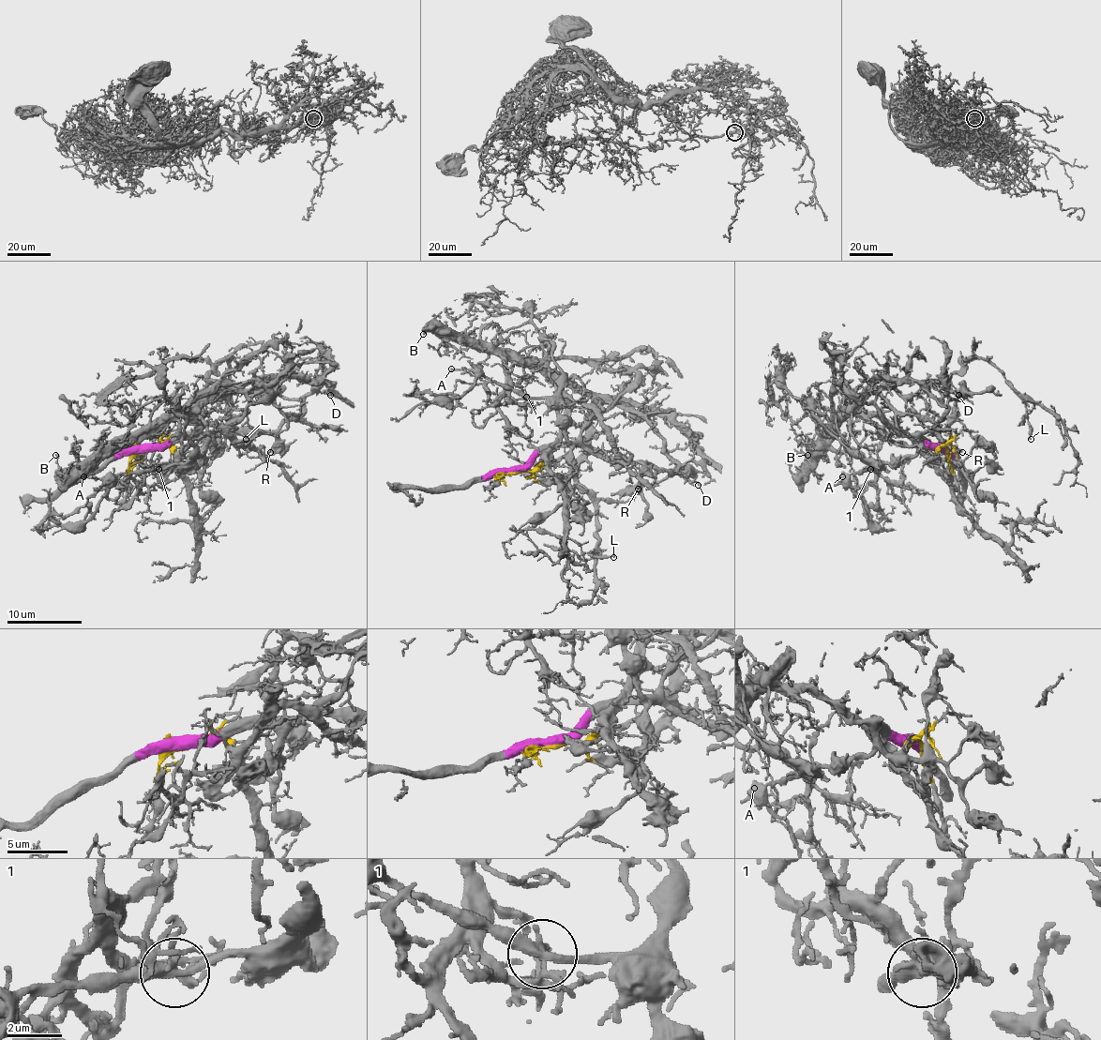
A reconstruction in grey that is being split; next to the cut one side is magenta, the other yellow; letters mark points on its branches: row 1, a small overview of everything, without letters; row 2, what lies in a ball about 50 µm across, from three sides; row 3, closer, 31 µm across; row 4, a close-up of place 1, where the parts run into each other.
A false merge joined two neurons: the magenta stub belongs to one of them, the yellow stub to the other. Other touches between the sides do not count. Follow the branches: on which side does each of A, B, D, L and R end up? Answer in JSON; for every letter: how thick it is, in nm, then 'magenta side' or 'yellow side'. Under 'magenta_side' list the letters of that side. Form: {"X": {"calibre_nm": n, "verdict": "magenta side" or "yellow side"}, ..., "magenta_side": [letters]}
{"A": {"calibre_nm": 200, "verdict": "magenta side"}, "B": {"calibre_nm": 180, "verdict": "yellow side"}, "D": {"calibre_nm": 190, "verdict": "magenta side"}, "L": {"calibre_nm": 180, "verdict": "yellow side"}, "R": {"calibre_nm": 170, "verdict": "magenta side"}, "magenta_side": ["A", "D", "R"]}

